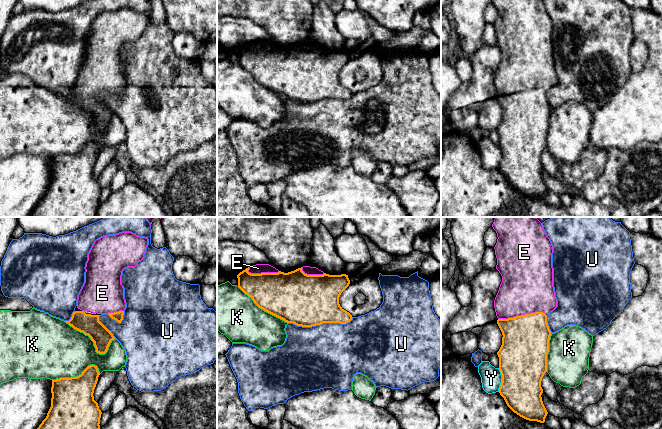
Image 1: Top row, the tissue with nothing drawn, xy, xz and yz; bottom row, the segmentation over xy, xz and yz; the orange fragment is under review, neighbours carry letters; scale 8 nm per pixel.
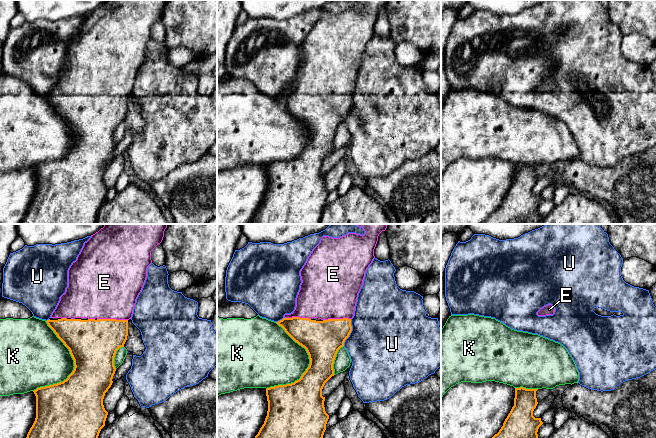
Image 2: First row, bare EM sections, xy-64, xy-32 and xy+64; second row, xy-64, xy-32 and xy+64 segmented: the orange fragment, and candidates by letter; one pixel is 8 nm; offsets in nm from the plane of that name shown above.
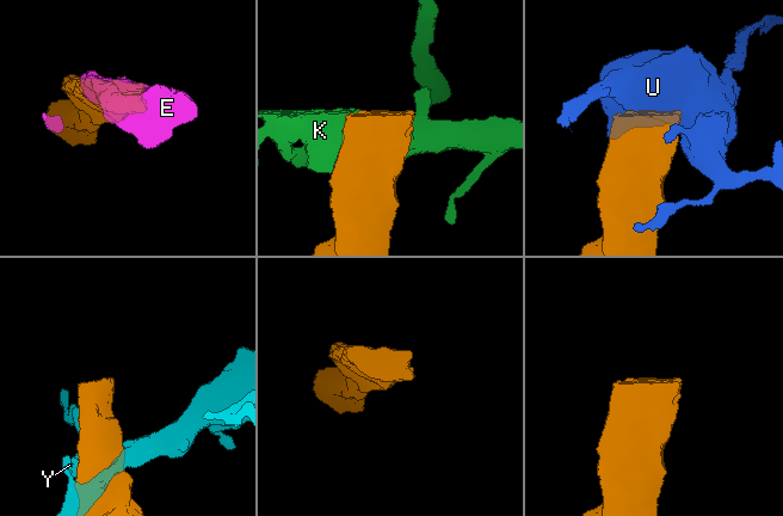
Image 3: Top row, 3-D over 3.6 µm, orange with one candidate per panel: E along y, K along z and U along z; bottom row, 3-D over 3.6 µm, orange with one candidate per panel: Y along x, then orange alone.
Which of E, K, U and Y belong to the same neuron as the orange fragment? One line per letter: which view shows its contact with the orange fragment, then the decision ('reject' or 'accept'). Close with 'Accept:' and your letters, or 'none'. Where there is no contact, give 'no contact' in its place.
E: yz | accept
K: xy | reject
U: xz | reject
Y: yz | reject
Accept: E

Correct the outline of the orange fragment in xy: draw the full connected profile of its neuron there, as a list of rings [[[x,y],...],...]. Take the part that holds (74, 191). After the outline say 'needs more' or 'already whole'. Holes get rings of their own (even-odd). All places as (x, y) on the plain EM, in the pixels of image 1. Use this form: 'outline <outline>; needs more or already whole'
outline [[[90,141],[77,153],[52,156],[51,183],[30,217],[97,217],[102,188],[93,169],[99,151],[97,142]]]; already whole

